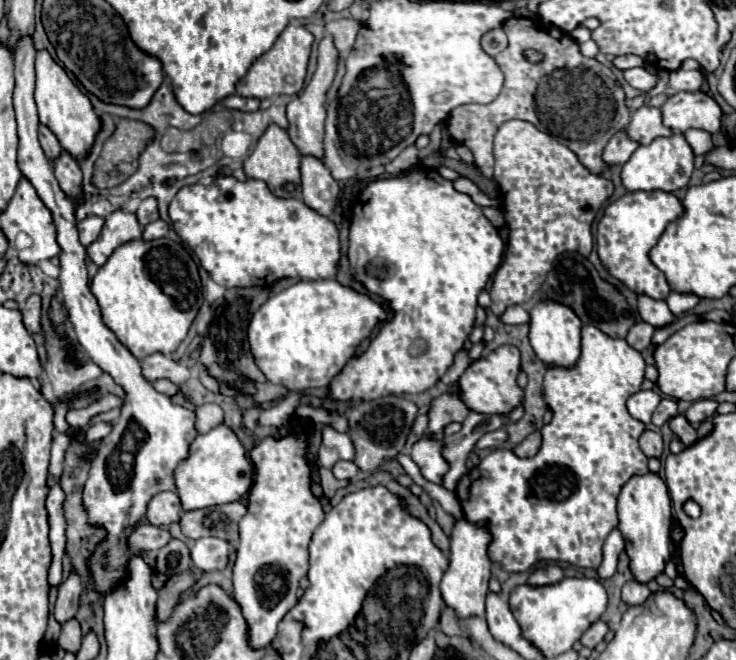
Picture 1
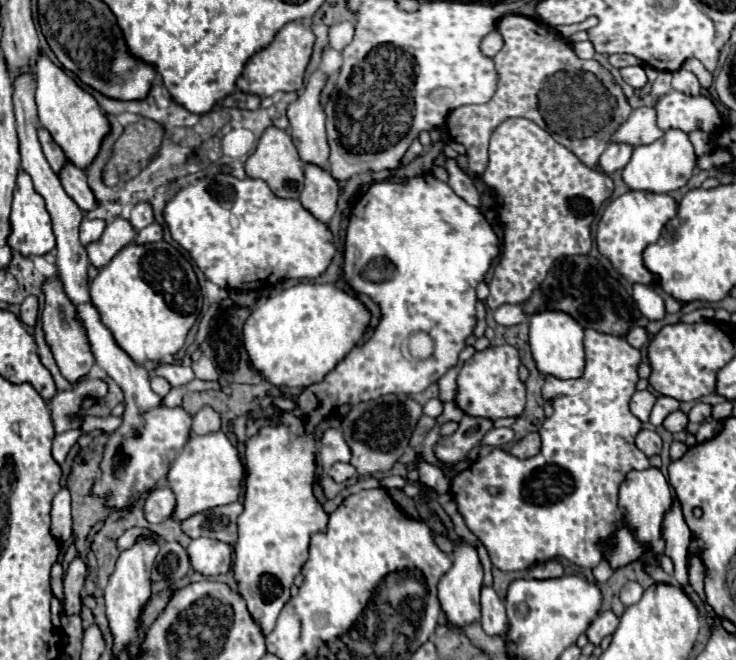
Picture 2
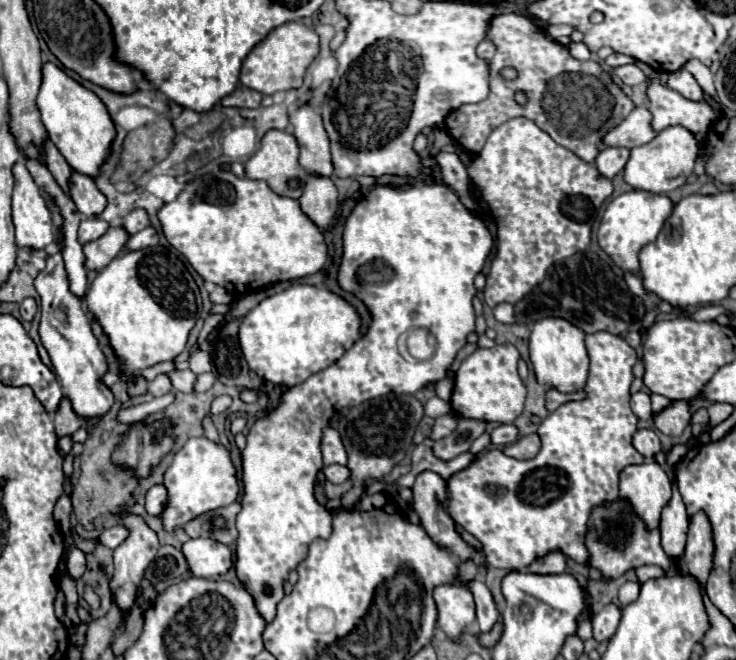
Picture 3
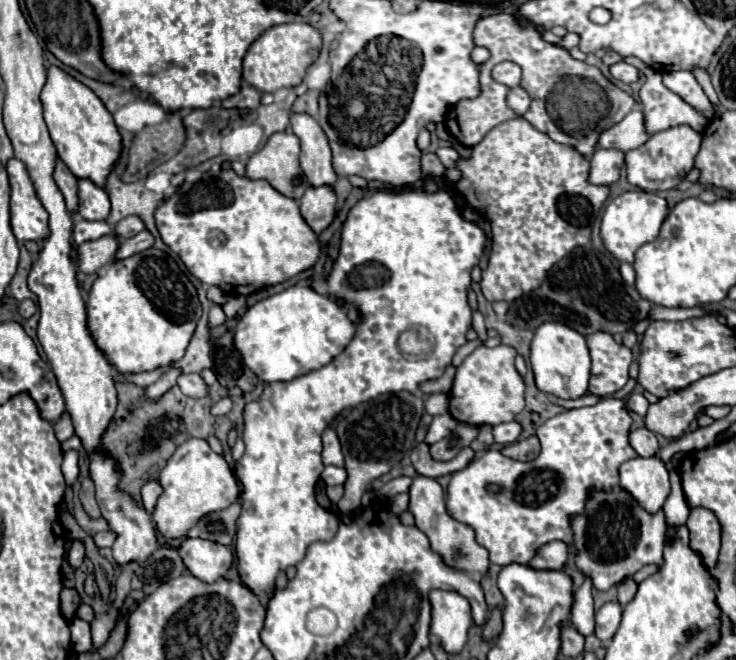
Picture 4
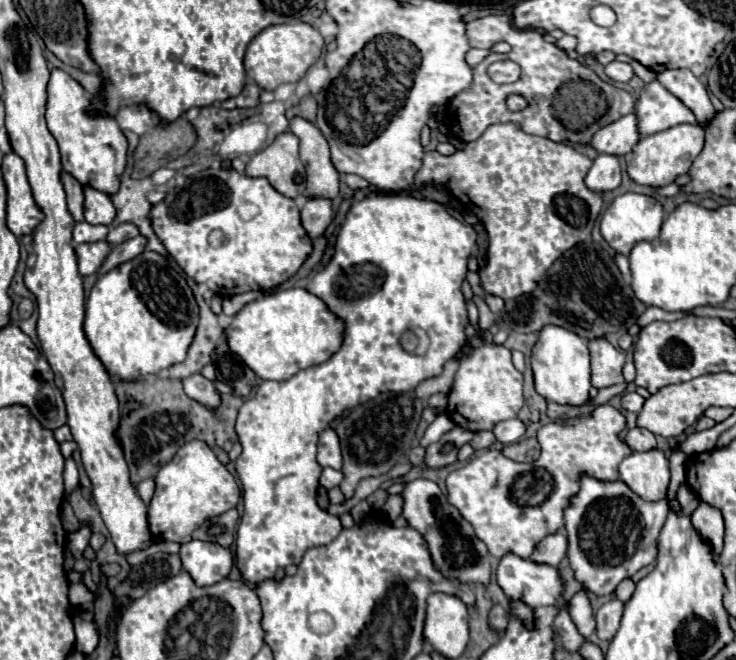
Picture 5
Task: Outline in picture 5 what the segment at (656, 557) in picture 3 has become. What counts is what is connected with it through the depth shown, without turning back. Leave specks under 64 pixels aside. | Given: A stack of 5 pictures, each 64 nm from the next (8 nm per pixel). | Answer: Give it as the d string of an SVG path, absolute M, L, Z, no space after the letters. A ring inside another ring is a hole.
M584 476L580 482L582 482L580 492L572 498L572 506L566 508L564 512L566 534L568 534L568 558L570 558L570 566L576 572L576 580L580 580L582 586L588 588L590 592L604 596L604 594L612 594L624 578L632 578L640 568L656 562L658 534L668 516L668 502L666 498L658 502L646 502L620 480L600 482L596 478Z

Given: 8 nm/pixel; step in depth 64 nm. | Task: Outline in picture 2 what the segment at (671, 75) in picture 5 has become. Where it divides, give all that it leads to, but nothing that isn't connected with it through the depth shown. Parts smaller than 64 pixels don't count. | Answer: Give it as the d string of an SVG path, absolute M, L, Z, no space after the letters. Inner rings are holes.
M688 70L672 72L672 88L678 90L678 92L684 92L688 96L698 96L700 90L702 90L698 78L692 72L688 72Z

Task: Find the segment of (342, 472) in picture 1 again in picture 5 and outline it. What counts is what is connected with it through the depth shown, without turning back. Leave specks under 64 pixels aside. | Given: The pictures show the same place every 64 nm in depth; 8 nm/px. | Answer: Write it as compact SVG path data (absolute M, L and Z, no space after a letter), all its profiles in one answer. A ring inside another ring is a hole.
M324 468L322 470L322 476L320 476L320 486L324 488L334 488L340 484L340 480L344 478L344 474L340 470L334 470L334 468Z

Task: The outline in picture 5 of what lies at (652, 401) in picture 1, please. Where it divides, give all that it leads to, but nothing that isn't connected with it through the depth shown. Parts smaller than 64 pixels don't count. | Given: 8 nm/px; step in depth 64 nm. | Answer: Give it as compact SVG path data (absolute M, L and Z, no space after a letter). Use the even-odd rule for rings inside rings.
M626 392L626 394L622 396L622 406L624 406L626 410L638 414L640 408L644 406L644 398L642 398L640 394L636 394L636 392Z

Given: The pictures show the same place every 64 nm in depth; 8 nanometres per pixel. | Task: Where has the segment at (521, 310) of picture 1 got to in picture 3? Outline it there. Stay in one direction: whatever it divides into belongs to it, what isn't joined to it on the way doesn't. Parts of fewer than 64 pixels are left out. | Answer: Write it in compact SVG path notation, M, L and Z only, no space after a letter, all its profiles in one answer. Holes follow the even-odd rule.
M498 304L494 308L494 318L502 324L512 324L516 318L514 318L514 306L512 304Z

